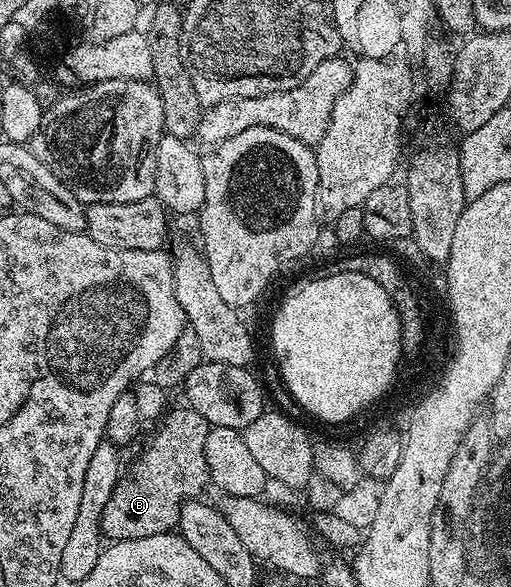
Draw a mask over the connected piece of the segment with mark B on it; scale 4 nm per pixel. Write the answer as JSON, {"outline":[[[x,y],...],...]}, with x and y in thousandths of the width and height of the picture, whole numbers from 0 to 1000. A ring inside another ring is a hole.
{"outline":[[[352,688],[339,698],[317,714],[319,727],[290,750],[272,782],[235,813],[217,850],[205,859],[198,879],[204,918],[235,923],[337,908],[350,893],[350,864],[387,850],[395,843],[389,840],[407,833],[413,813],[401,790],[401,743],[409,743],[413,727],[401,709],[378,702],[370,690]]]}

